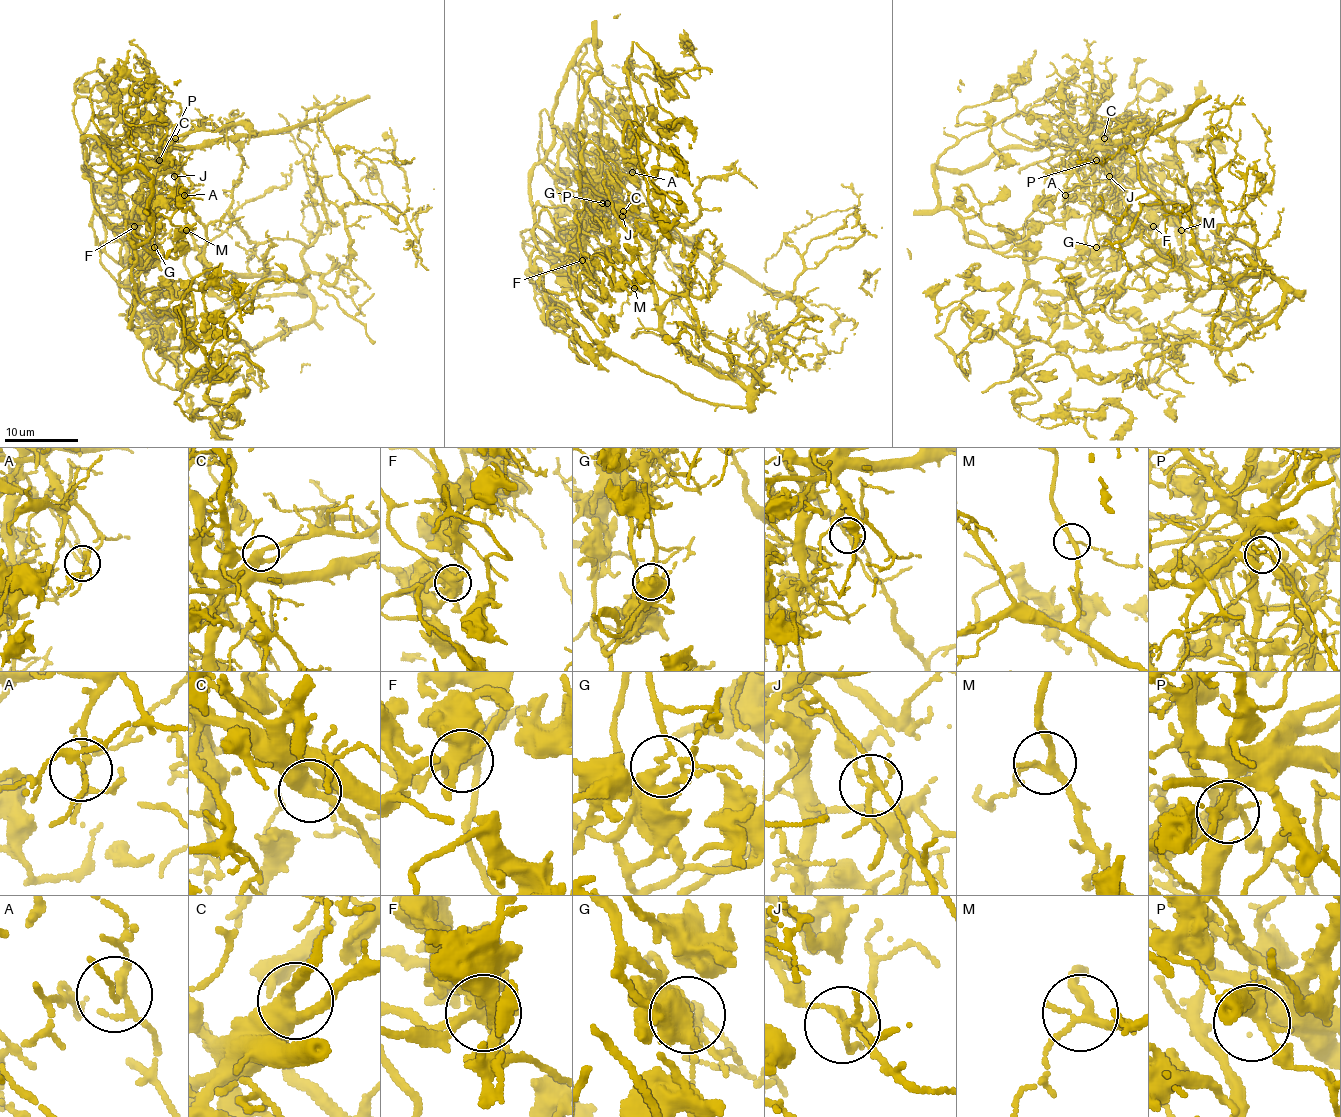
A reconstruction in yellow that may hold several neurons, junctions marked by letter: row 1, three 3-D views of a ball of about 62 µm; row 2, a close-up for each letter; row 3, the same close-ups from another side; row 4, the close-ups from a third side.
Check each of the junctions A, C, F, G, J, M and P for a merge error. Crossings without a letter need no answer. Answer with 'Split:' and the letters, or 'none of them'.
Split: G, J

